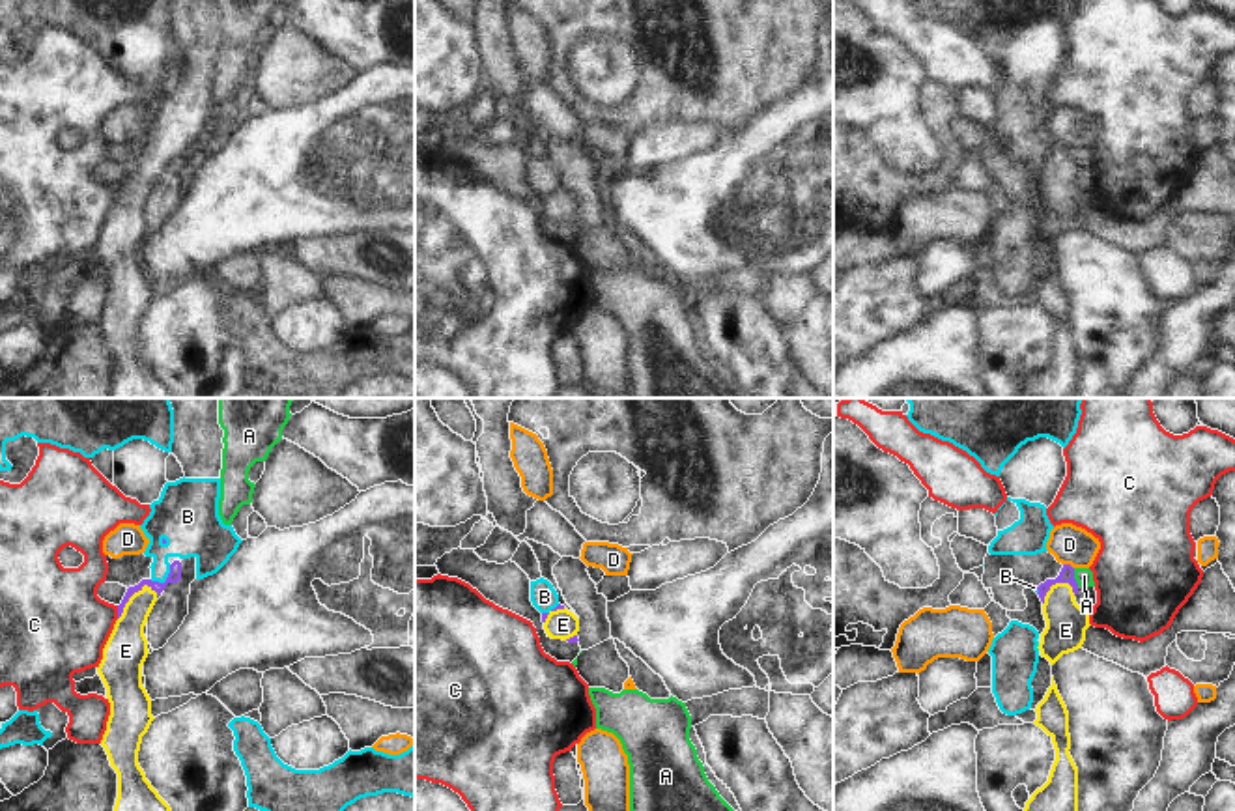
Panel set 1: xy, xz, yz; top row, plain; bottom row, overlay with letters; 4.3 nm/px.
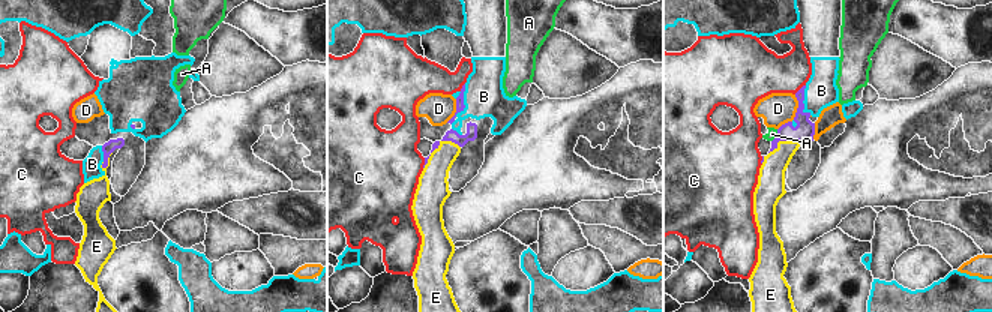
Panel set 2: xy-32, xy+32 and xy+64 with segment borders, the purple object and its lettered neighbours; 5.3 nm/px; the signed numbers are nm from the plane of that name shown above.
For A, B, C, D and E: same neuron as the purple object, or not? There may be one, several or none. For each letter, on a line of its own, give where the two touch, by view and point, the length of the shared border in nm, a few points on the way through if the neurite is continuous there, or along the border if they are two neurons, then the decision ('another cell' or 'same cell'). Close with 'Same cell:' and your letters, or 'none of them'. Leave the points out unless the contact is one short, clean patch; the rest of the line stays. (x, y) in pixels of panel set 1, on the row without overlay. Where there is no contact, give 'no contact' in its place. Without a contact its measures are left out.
A: meets purple in yz at (1073, 159); contact 80 nm long; border along yz (1073, 150), (1073, 159), (1078, 167); another cell
B: meets purple in xy at (167, 161); contact 120 nm long; another cell
C: meets purple in xy at (118, 193); contact 60 nm long; another cell
D: meets purple in yz at (1069, 146); contact 50 nm long; border along yz (1064, 144), (1073, 150); another cell
E: meets purple in xy at (133, 174); contact 200 nm long; runs through xy (174, 157), (133, 174), (133, 197), (126, 230); same cell
Same cell: E

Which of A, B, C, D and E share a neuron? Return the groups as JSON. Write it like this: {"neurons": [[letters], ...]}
{"neurons": [["A"], ["B"], ["C"], ["D"], ["E"]]}

